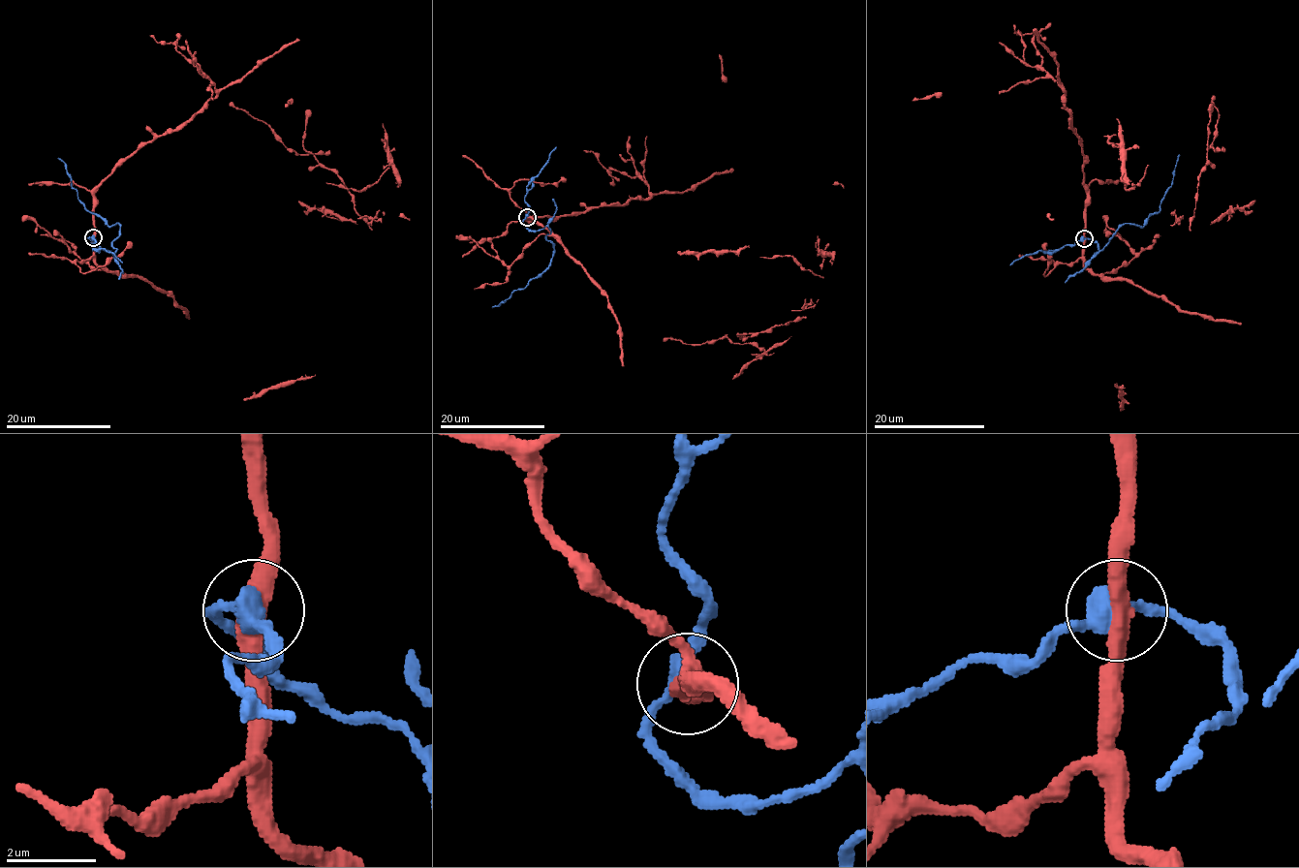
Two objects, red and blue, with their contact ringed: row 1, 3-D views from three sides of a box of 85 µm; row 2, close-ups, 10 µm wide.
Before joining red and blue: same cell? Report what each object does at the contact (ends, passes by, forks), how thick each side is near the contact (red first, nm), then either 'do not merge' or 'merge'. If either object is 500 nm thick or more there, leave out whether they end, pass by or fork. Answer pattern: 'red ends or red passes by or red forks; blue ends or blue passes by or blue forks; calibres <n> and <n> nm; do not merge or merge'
red passes by; blue passes by; calibres 440 and 400 nm; do not merge

